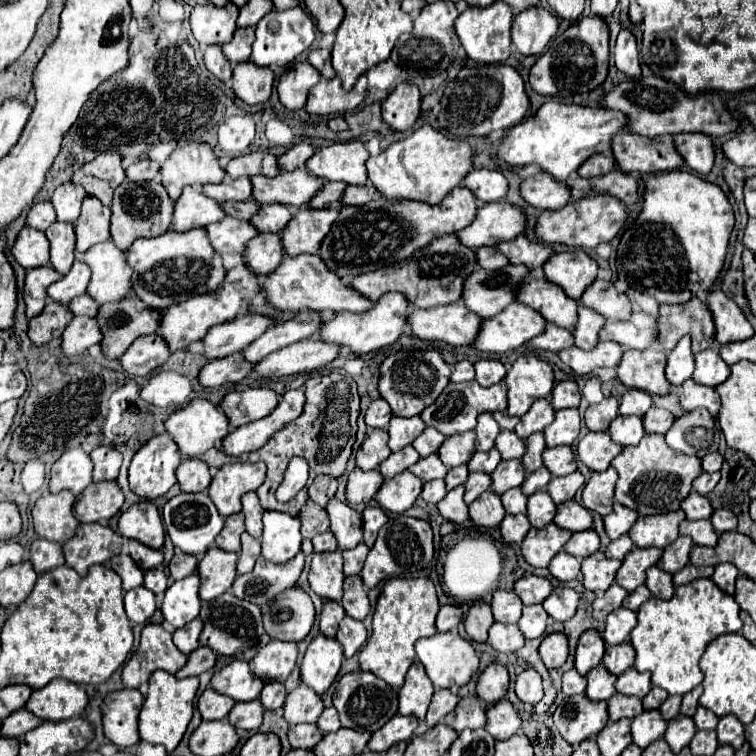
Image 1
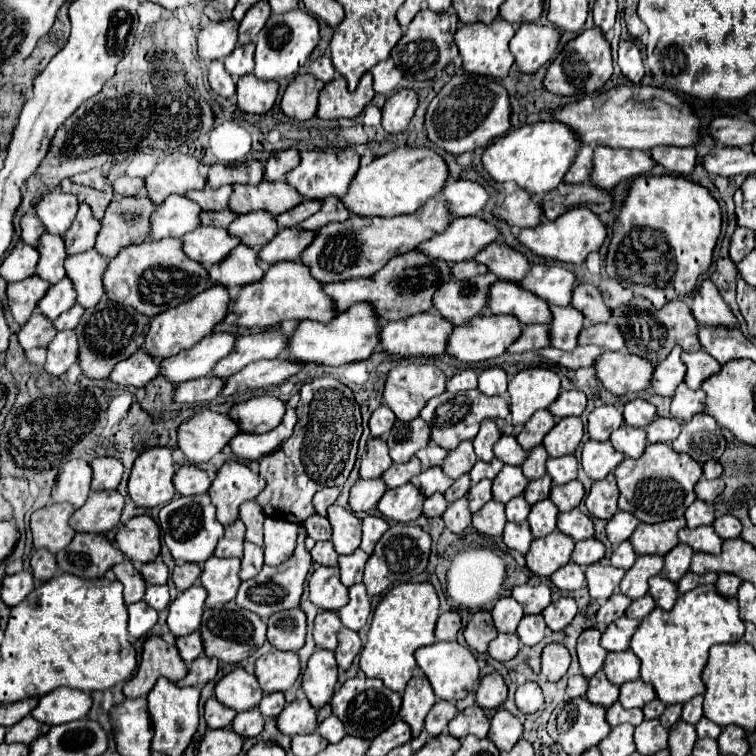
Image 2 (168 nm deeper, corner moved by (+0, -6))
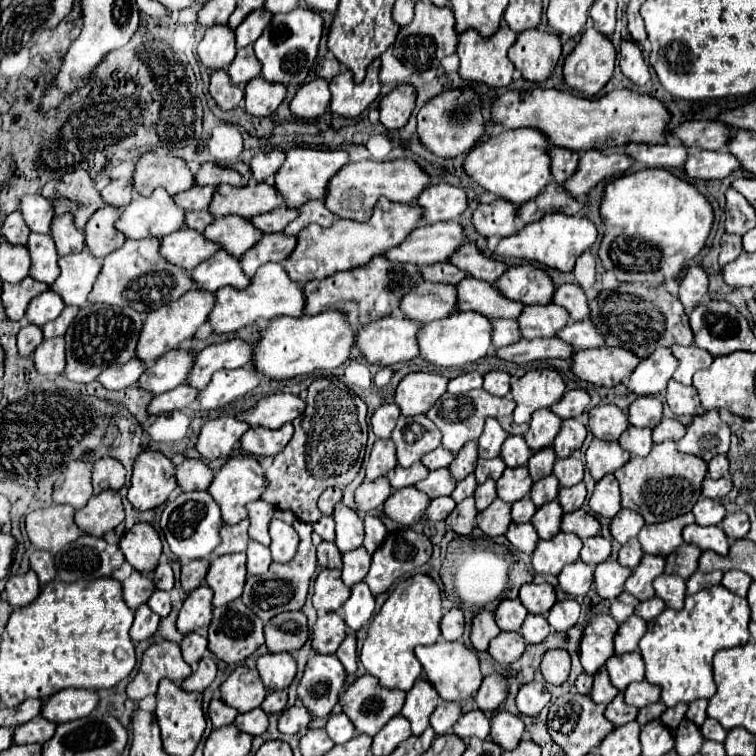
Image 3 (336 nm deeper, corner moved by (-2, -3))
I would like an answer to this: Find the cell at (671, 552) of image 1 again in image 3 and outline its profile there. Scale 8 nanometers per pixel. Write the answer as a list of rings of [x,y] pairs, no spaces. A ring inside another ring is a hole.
[[[682,543],[672,555],[666,557],[666,571],[664,573],[674,573],[680,575],[682,579],[688,579],[696,569],[698,569],[698,557],[702,555],[702,549],[698,545]]]

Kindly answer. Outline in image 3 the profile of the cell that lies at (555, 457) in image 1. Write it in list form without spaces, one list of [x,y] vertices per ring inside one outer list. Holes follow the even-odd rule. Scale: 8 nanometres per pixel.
[[[574,457],[558,459],[554,465],[554,475],[558,477],[562,487],[572,487],[572,485],[580,483],[582,473],[584,473],[584,465],[580,459],[574,459]]]

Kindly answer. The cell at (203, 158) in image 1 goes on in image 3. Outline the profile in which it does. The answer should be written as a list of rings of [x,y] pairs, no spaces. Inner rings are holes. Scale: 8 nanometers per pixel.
[[[148,151],[138,157],[132,183],[140,195],[150,195],[156,187],[164,187],[170,195],[176,195],[192,187],[194,175],[188,171],[182,159]]]

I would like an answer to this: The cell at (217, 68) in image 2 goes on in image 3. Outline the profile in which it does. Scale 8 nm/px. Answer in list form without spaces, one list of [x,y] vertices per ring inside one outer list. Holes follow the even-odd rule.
[[[214,71],[210,79],[210,95],[222,111],[230,111],[242,101],[244,91],[230,81],[226,71]]]

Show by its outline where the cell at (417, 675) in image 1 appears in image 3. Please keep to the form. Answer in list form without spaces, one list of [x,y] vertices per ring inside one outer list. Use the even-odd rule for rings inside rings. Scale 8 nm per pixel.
[[[416,679],[414,687],[406,695],[406,703],[402,707],[402,715],[412,723],[412,735],[422,735],[422,731],[430,725],[430,715],[436,709],[440,697],[430,681]]]

